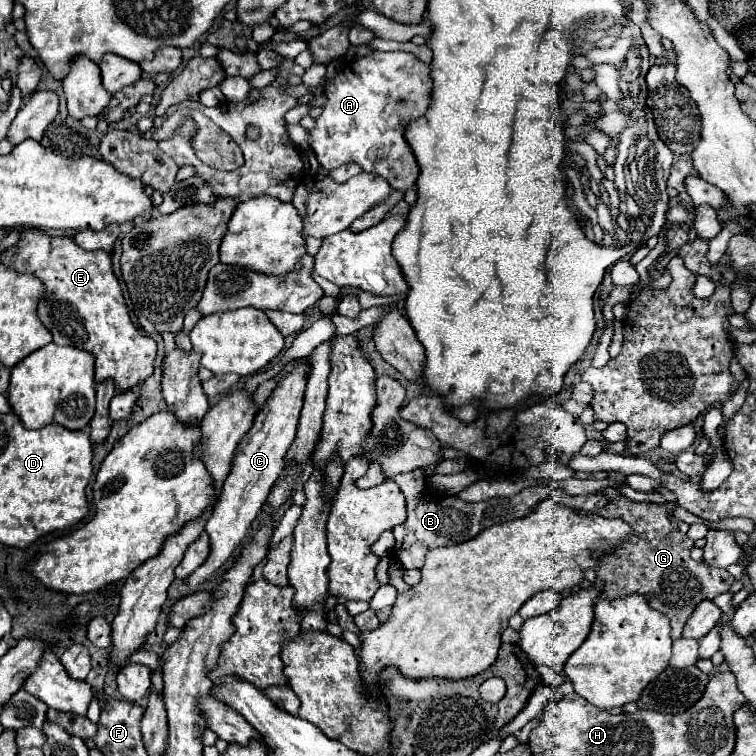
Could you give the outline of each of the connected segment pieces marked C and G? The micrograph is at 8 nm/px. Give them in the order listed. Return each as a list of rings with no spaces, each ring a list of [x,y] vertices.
[[[309,358],[295,360],[295,368],[285,374],[277,386],[273,388],[271,396],[267,398],[265,406],[255,414],[253,426],[245,434],[245,440],[241,440],[241,448],[237,448],[233,456],[233,468],[223,484],[223,492],[213,506],[213,512],[205,524],[207,534],[211,536],[211,554],[203,566],[199,566],[189,578],[187,584],[191,588],[197,588],[201,582],[205,582],[219,566],[223,566],[233,550],[245,540],[247,530],[251,522],[257,518],[261,506],[265,504],[271,486],[277,482],[279,474],[285,468],[285,452],[289,450],[289,444],[293,444],[293,436],[297,432],[299,424],[299,412],[303,408],[305,398],[305,384],[309,376]]]
[[[619,496],[595,514],[605,518],[621,518],[633,528],[633,536],[629,536],[621,548],[615,548],[611,556],[605,556],[605,560],[601,560],[601,564],[595,568],[597,576],[603,580],[601,598],[625,598],[635,592],[645,596],[653,610],[669,616],[673,640],[681,638],[683,626],[699,602],[713,600],[715,596],[727,592],[735,580],[731,574],[719,576],[717,568],[709,568],[691,560],[689,552],[693,548],[693,540],[689,540],[687,534],[675,530],[667,508],[661,504],[637,504],[625,496]]]

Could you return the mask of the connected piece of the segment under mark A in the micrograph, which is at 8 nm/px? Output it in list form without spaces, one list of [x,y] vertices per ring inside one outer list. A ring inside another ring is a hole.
[[[371,52],[351,66],[337,70],[337,76],[325,86],[325,104],[321,116],[315,120],[313,130],[309,130],[309,146],[315,152],[321,168],[333,170],[341,164],[355,162],[365,172],[373,172],[385,180],[395,190],[409,190],[413,188],[419,168],[409,144],[403,138],[405,124],[413,118],[419,118],[429,108],[429,92],[431,92],[431,78],[429,66],[417,60],[409,52]]]

